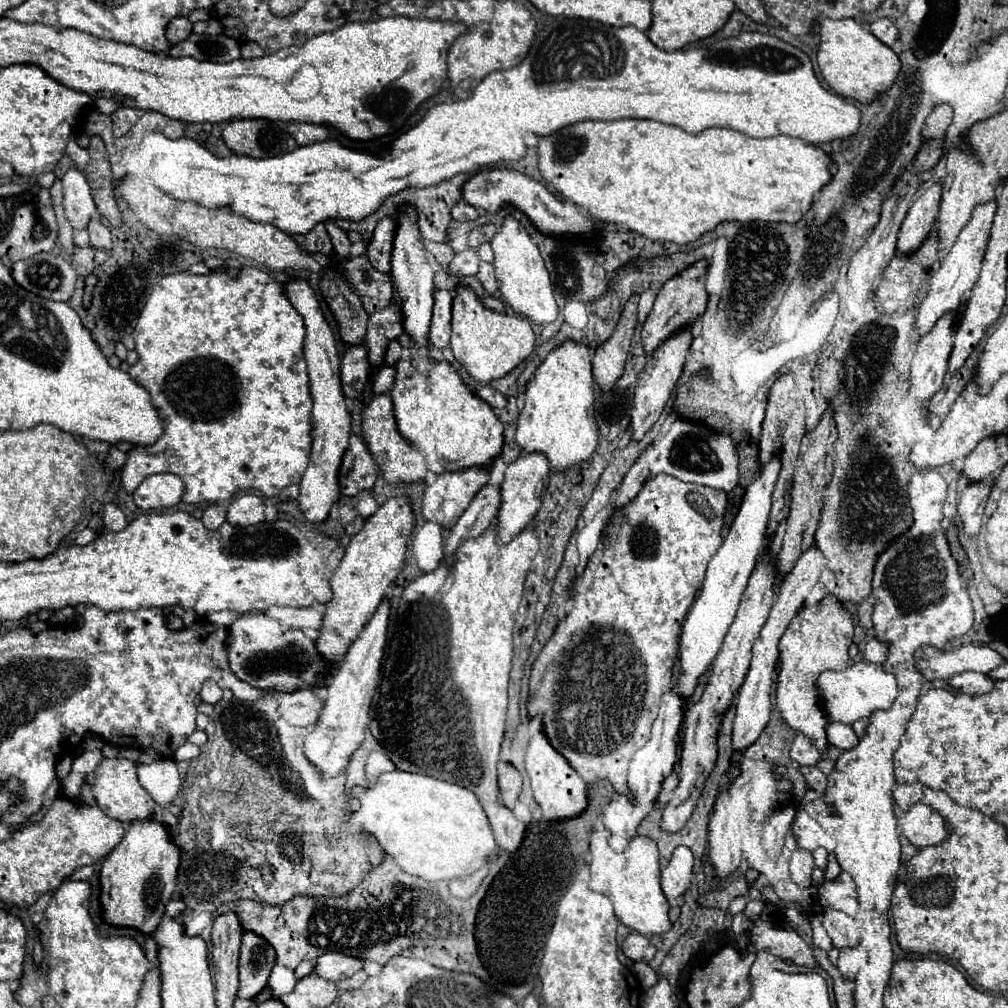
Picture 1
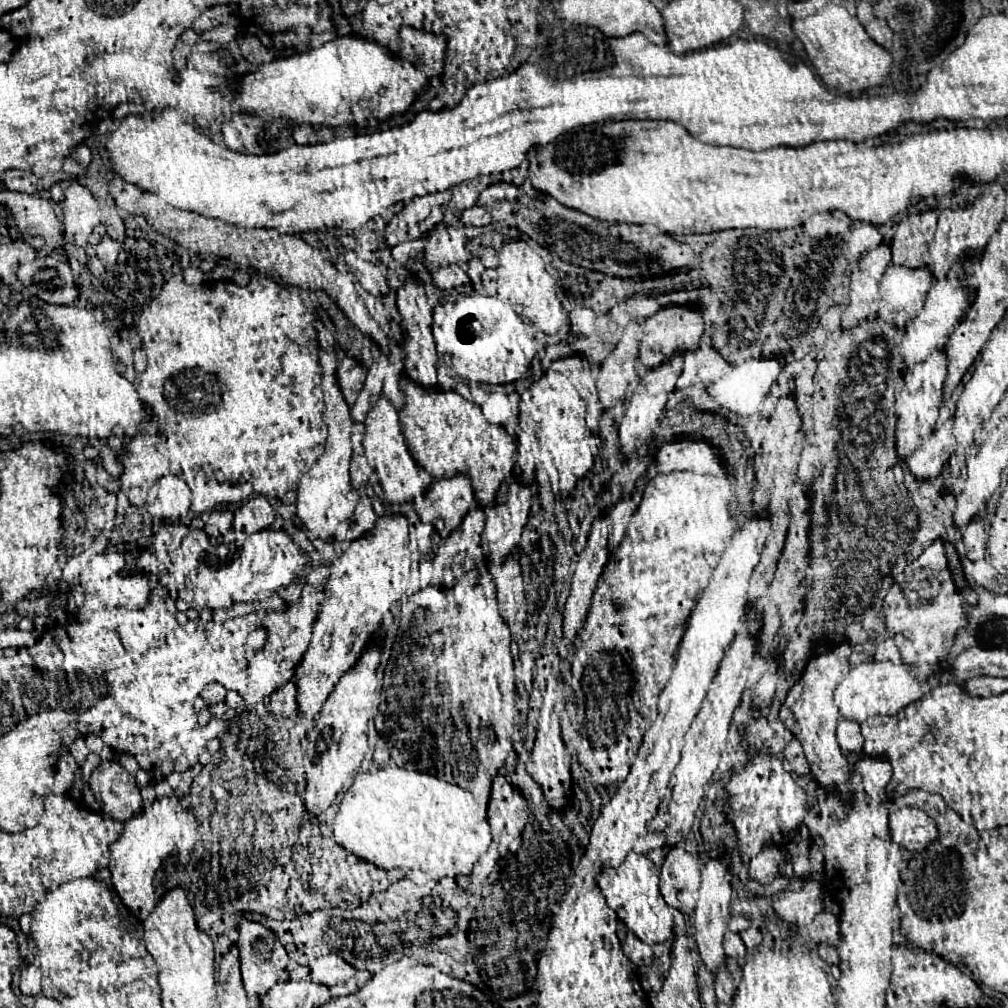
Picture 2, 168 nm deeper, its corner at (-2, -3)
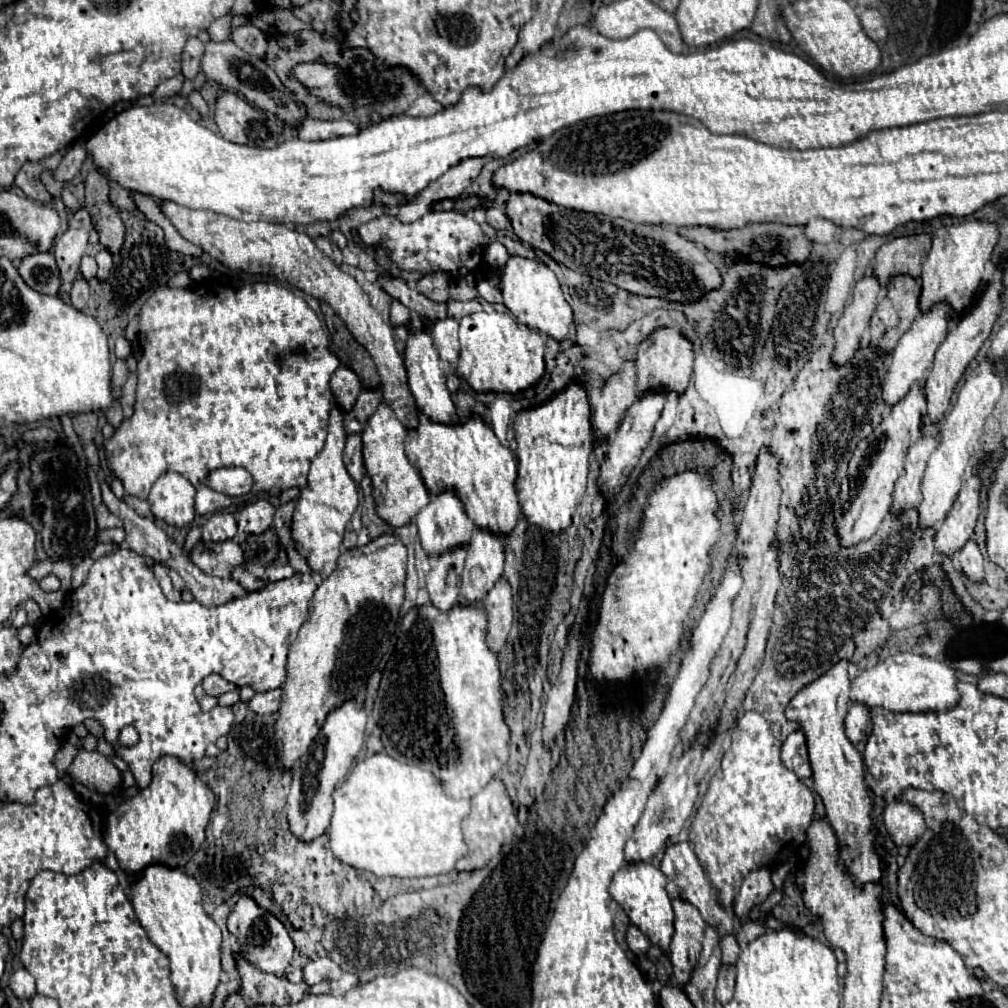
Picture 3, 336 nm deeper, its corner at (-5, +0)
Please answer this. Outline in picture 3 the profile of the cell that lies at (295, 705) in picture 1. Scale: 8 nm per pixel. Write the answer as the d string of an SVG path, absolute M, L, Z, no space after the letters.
M281 688L255 694L247 704L249 710L257 714L277 714L277 710L281 708Z

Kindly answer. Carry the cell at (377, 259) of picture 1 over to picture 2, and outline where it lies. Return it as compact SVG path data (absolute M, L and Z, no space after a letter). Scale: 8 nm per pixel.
M450 191L430 193L424 197L414 197L404 203L400 215L394 215L388 223L386 233L410 233L408 239L422 237L424 229L434 229L444 221L450 201Z

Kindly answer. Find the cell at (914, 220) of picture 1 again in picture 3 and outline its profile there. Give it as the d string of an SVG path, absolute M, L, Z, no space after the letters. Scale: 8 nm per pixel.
M911 234L911 236L897 236L887 240L875 258L873 274L881 286L895 274L909 274L913 278L921 276L921 264L931 250L931 234Z

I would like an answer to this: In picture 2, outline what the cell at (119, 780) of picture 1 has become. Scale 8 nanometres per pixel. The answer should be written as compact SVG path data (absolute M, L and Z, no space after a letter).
M116 761L94 769L88 787L94 797L100 799L104 813L116 821L128 821L142 809L142 799L138 795L134 777Z

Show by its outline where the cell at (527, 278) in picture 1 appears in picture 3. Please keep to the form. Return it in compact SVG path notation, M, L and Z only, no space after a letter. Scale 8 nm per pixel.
M511 256L503 268L501 276L501 292L503 292L503 304L511 310L511 314L527 326L533 326L545 334L549 334L555 340L565 340L569 334L569 326L573 322L573 310L565 302L561 286L557 282L557 276L551 268L547 268L539 260Z

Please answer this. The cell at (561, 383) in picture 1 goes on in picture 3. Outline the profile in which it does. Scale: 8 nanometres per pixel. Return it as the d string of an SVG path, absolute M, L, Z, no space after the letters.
M573 382L547 402L519 410L513 428L519 460L517 494L523 514L531 524L549 532L561 532L571 524L571 516L585 494L589 456L595 446L587 388Z

